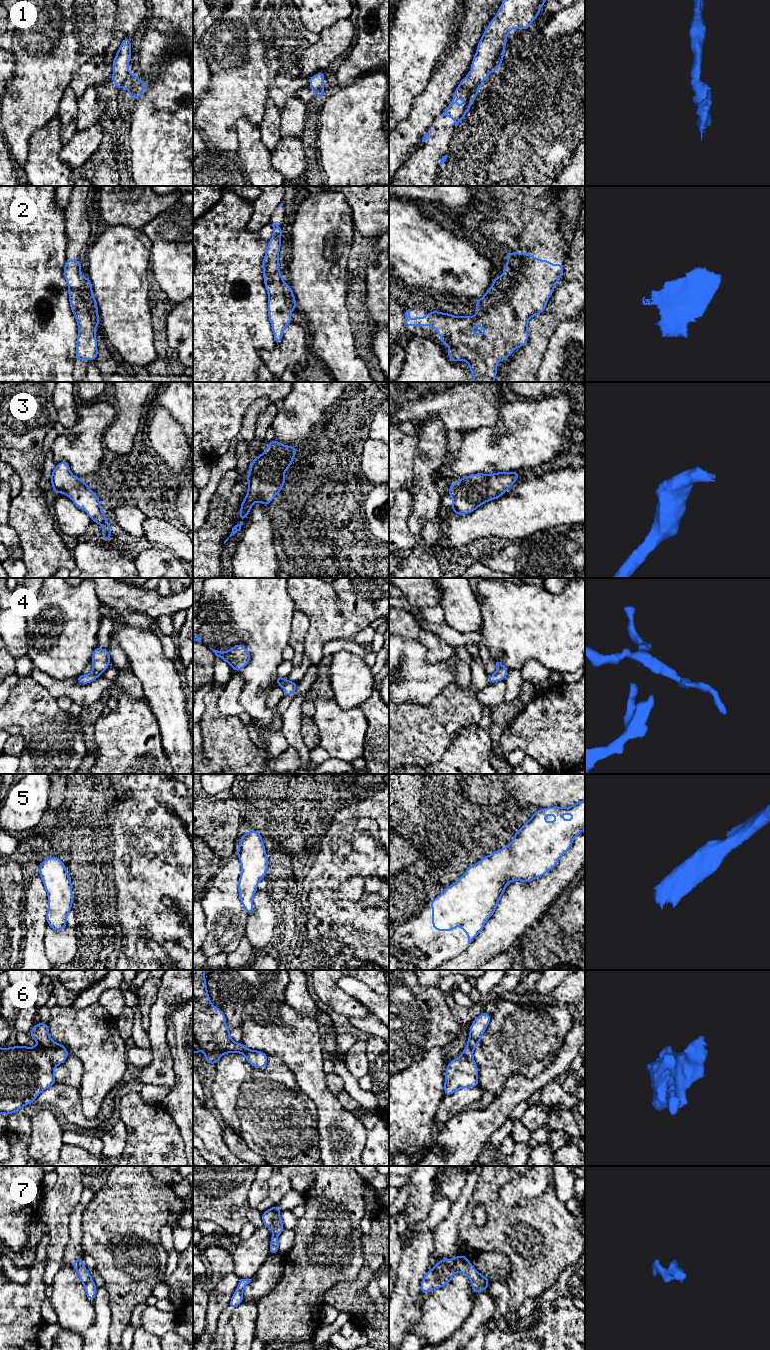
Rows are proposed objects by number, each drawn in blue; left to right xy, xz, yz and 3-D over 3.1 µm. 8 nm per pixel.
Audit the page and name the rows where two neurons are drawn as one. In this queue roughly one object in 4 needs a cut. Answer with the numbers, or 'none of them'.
none of them

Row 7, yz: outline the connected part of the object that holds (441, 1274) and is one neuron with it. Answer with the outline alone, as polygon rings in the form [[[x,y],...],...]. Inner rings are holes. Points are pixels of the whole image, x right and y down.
[[[460,1254],[452,1259],[441,1259],[428,1270],[420,1284],[421,1293],[444,1287],[451,1282],[456,1272],[463,1273],[469,1278],[474,1294],[477,1295],[481,1290],[487,1291],[489,1279],[480,1274],[466,1256]]]

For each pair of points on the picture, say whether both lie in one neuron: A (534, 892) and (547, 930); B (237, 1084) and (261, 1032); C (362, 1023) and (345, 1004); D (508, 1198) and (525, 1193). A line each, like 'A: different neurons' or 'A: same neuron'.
A: different neurons
B: different neurons
C: different neurons
D: same neuron

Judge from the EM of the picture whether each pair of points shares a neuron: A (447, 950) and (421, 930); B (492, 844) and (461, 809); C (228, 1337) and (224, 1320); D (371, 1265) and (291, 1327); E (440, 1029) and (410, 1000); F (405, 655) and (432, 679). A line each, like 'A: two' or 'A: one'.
A: one
B: two
C: one
D: two
E: one
F: one

